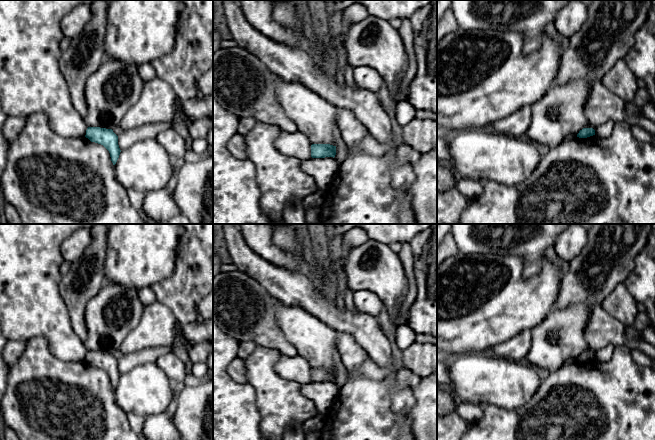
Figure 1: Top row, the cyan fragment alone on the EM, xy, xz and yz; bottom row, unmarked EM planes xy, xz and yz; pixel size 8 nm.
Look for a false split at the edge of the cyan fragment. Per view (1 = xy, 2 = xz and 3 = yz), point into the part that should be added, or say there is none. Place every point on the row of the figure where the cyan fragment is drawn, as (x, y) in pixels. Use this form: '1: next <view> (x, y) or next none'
1: next none
2: next none
3: next none

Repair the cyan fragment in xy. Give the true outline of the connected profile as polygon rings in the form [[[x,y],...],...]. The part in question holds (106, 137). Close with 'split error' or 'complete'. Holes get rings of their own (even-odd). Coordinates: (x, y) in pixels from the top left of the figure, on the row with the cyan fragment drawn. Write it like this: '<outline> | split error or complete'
[[[88,127],[85,137],[91,142],[103,145],[110,153],[113,165],[116,164],[121,150],[118,145],[118,136],[112,129]]] | complete

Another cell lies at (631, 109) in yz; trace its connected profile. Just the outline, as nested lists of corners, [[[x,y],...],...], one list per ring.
[[[625,101],[626,114],[632,117],[639,117],[641,107],[633,103],[633,101]]]

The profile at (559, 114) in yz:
[[[585,79],[573,80],[565,85],[551,86],[544,96],[531,105],[531,123],[523,139],[534,144],[553,148],[563,140],[575,137],[584,126],[589,124],[584,107],[591,86]]]

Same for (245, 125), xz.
[[[240,118],[238,124],[238,133],[245,136],[248,134],[259,121],[255,118]]]

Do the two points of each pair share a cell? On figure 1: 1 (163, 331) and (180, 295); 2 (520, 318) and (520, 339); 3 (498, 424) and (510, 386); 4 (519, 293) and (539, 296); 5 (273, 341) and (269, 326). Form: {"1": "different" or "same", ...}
{"1": "different", "2": "different", "3": "different", "4": "same", "5": "same"}

